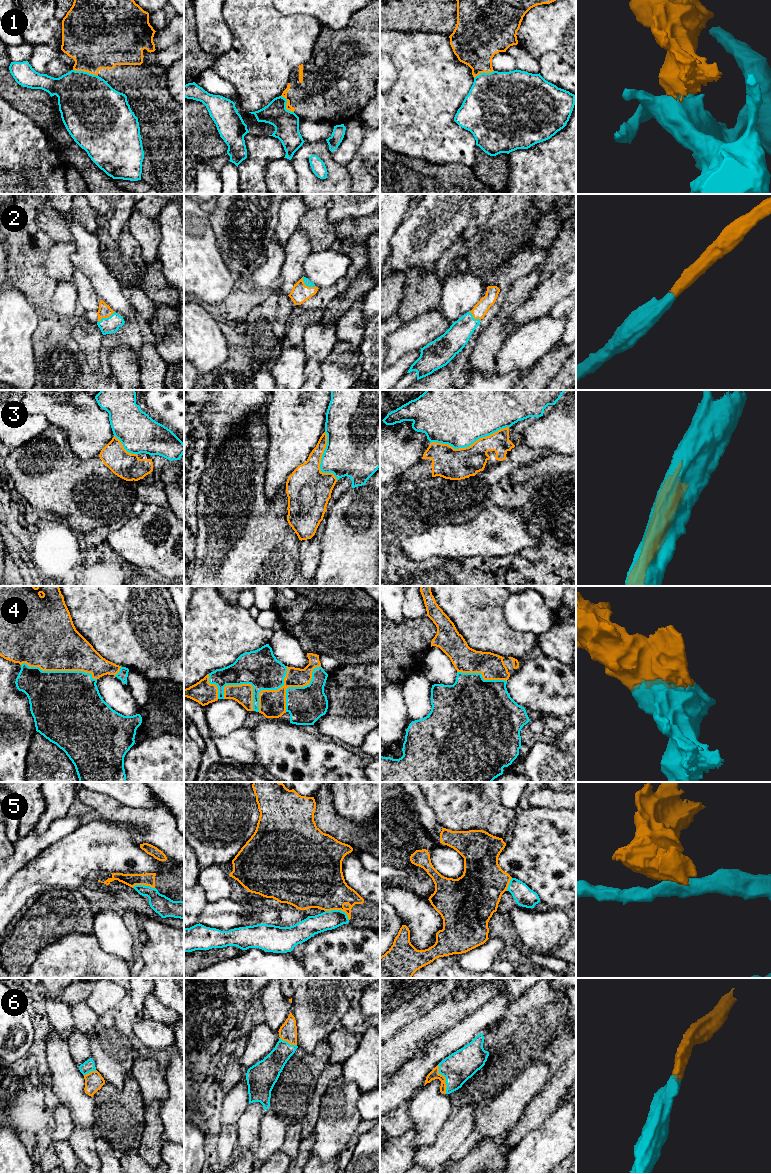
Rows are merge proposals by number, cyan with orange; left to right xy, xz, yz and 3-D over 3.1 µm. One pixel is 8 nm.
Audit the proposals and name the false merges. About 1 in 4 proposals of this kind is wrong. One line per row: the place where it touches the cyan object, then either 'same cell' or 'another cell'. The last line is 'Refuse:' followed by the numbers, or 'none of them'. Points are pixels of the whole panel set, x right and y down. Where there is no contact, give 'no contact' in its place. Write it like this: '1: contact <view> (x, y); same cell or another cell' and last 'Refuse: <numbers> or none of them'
1: contact xy (85, 72); another cell
2: contact xy (106, 318); same cell
3: contact yz (469, 445); another cell
4: contact xy (60, 671); same cell
5: contact xz (338, 910); another cell
6: contact yz (446, 1079); same cell
Refuse: 1, 3, 5

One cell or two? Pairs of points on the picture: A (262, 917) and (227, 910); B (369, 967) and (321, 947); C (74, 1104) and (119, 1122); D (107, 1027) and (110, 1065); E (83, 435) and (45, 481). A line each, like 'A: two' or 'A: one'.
A: one
B: one
C: two
D: one
E: two

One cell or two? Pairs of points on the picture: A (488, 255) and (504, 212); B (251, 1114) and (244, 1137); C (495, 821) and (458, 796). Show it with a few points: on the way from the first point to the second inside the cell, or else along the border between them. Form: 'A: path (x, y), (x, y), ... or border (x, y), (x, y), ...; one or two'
A: path (493, 244), (503, 234), (504, 223); one
B: path (250, 1120), (248, 1131); one
C: path (486, 812), (467, 798); one

